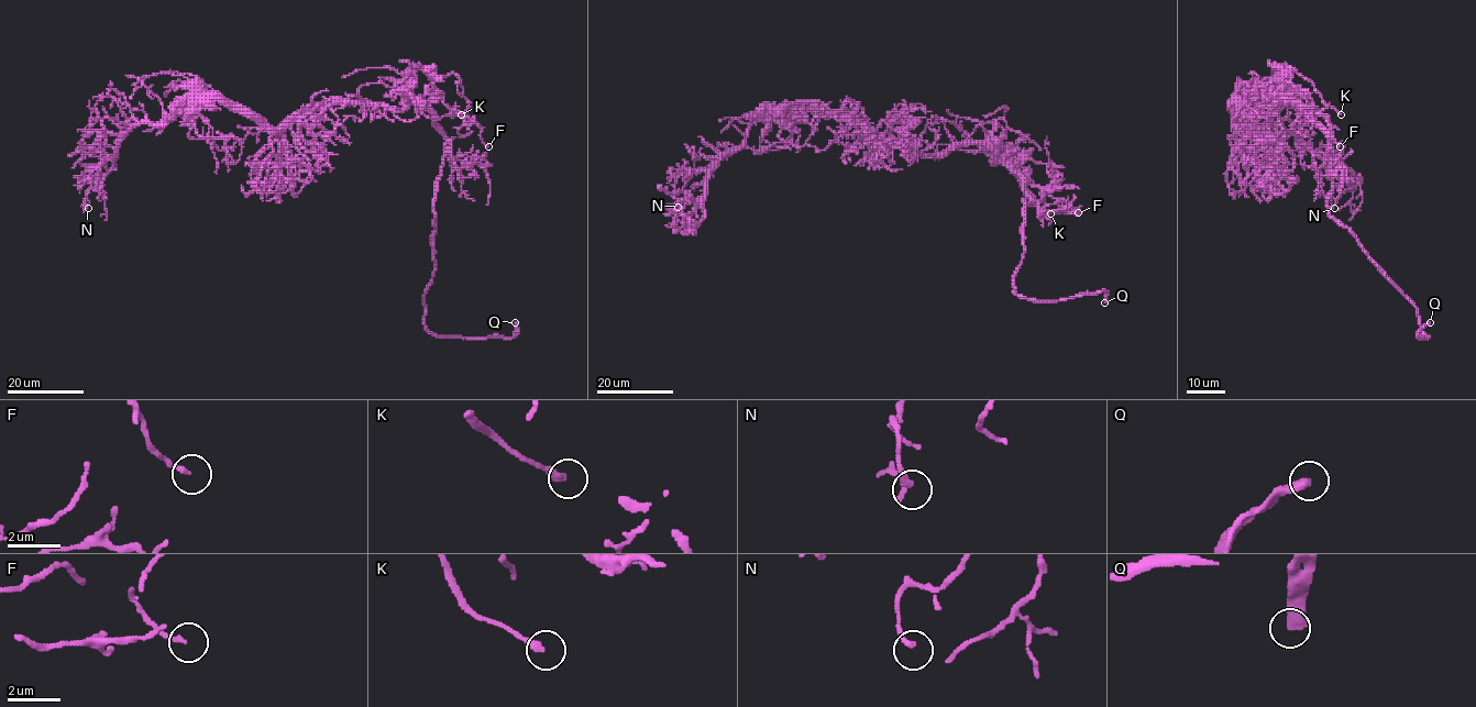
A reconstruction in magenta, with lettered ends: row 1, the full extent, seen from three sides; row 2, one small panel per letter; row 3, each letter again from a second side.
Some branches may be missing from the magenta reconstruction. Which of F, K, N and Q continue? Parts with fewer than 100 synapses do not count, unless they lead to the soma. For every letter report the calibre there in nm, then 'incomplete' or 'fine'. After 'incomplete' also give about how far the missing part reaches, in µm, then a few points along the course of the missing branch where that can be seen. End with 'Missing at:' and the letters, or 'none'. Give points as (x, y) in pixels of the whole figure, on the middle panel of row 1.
F: 170 nm | fine
K: 260 nm | fine
N: 240 nm | fine
Q: 440 nm | incomplete | 45 µm | (1104, 302), (1102, 309), (1105, 309), (1104, 305), (1092, 309), (1108, 333), (1110, 349), (1106, 356), (1109, 357)
Missing at: Q

